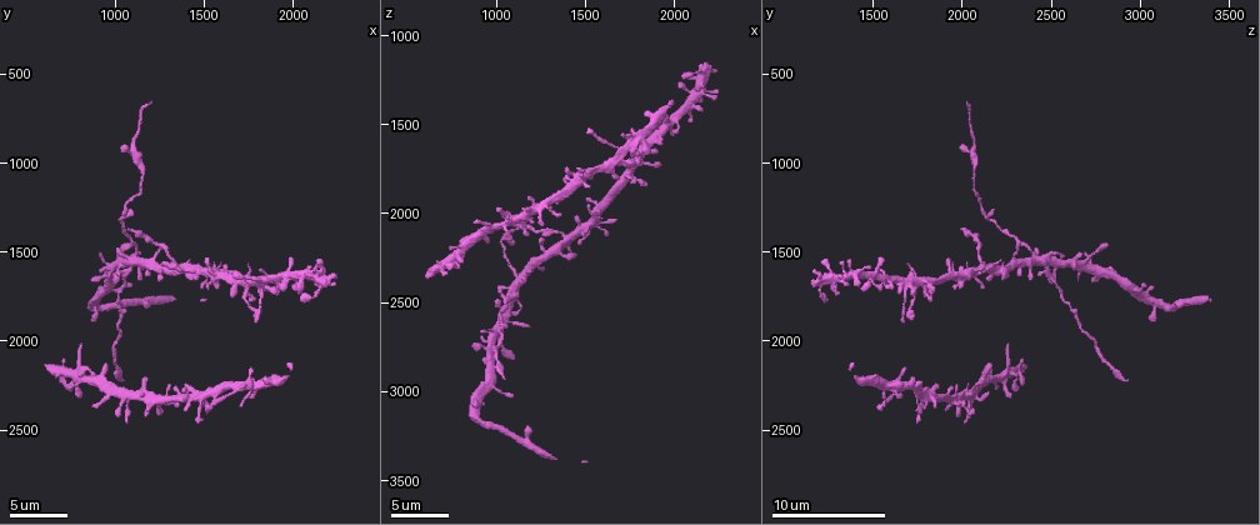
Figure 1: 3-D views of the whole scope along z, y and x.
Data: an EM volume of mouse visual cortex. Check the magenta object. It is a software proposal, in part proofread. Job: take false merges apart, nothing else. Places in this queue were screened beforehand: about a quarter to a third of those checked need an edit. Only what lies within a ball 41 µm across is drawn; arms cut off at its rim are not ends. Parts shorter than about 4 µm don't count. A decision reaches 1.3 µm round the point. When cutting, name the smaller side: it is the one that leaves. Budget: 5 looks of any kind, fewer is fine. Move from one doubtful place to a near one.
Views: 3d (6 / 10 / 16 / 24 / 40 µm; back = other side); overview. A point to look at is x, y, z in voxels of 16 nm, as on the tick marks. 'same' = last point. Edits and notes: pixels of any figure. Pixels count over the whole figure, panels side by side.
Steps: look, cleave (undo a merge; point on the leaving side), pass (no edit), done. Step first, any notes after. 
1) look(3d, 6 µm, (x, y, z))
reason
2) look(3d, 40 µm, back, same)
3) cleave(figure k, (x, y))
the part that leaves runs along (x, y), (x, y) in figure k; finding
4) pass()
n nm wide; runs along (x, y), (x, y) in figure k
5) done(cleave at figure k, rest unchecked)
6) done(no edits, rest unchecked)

look(3d, 16 µm, (1100, 1520, 2400))
four or more arms meet

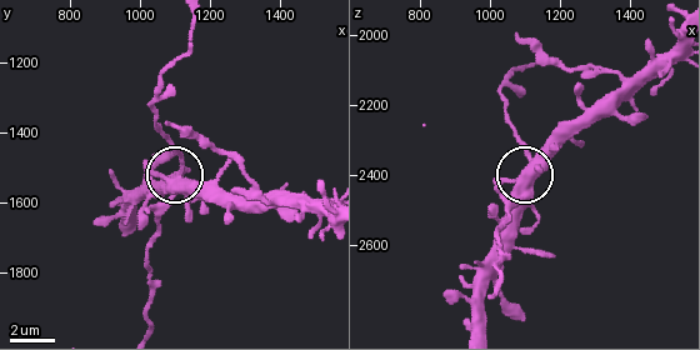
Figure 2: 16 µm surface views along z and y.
pass()
4 arms; all the same neuron

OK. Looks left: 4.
look(3d, 16 µm, (1140, 1020, 2080))
calibre changes

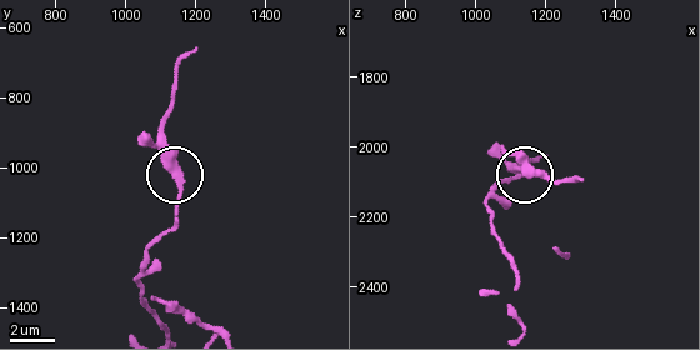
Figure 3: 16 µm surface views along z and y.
look(3d, 16 µm, back, same)

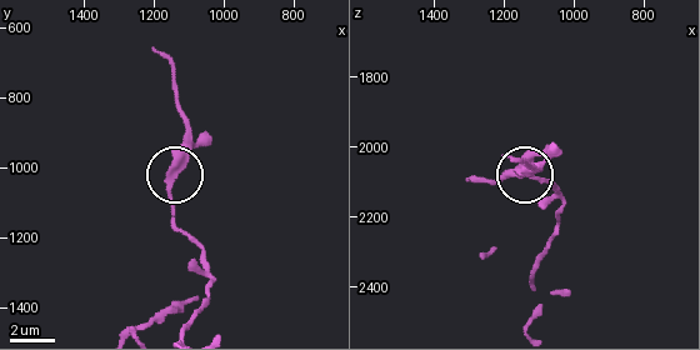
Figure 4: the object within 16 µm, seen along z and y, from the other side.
cleave(figure 4, (185, 153))
the part that leaves runs along (168, 178), (184, 135), (184, 118), (171, 68), (153, 46) in figure 4; two neurons meet here

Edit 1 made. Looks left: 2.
done(cleave at figure 4, rest unchecked)

